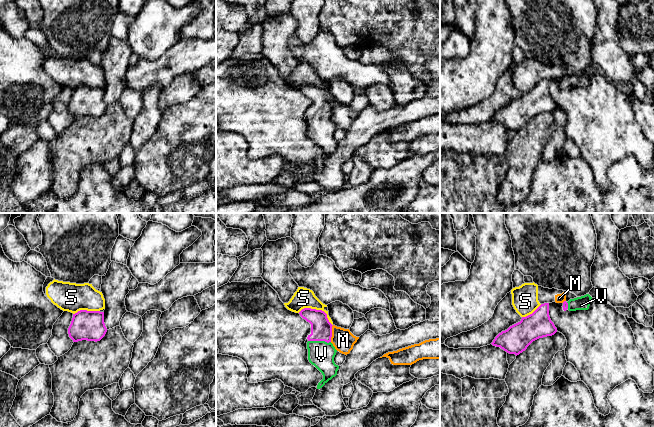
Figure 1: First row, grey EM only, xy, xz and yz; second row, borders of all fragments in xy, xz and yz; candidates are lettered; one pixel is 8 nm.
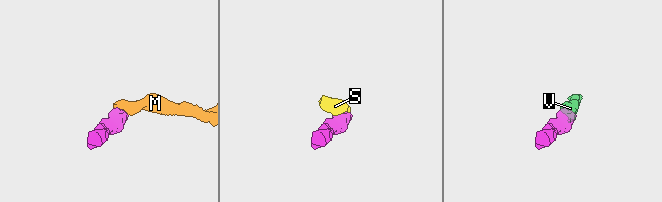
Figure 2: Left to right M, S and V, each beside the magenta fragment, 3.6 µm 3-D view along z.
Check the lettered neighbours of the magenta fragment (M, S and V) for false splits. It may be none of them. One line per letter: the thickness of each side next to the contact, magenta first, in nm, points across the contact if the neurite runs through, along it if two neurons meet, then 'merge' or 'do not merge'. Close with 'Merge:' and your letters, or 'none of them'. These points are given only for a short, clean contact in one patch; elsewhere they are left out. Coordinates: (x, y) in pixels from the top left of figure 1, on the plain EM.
M: calibres 180 and 180 nm; border xz (333, 101), (330, 117); do not merge
S: calibres 180 and 160 nm; border xz (298, 88), (304, 84), (321, 85), (332, 101); do not merge
V: calibres 180 and 220 nm; way xz (321, 105), (319, 116), (321, 130); merge
Merge: V

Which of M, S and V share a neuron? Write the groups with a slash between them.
M S / V

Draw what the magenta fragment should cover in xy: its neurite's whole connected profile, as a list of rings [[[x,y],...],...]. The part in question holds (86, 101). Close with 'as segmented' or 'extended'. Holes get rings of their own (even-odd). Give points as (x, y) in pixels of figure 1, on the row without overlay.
[[[80,86],[73,90],[68,104],[69,113],[73,118],[82,116],[100,117],[106,110],[104,88]]]; as segmented

